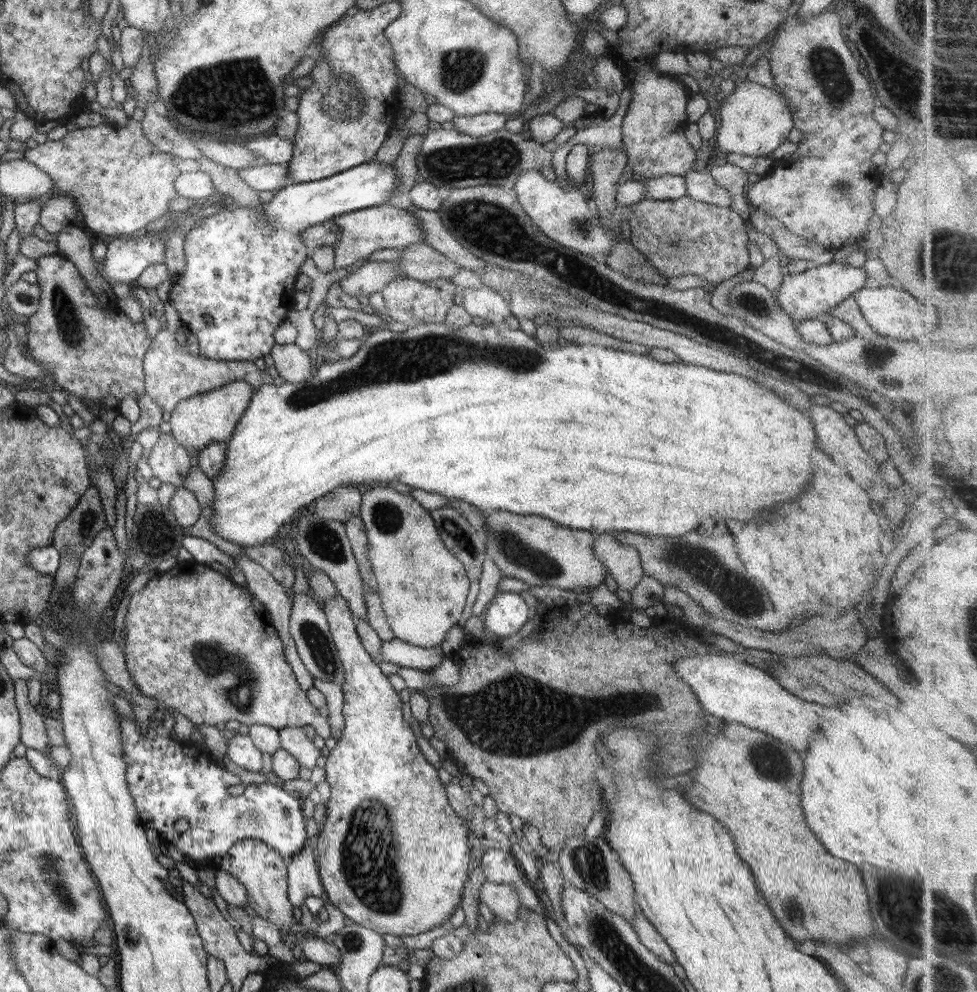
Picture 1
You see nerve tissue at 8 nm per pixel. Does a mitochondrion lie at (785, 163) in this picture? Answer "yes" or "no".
no

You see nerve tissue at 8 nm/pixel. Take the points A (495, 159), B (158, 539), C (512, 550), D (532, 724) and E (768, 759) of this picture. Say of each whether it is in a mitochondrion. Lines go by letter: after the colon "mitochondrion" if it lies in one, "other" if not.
A: mitochondrion
B: mitochondrion
C: mitochondrion
D: mitochondrion
E: mitochondrion

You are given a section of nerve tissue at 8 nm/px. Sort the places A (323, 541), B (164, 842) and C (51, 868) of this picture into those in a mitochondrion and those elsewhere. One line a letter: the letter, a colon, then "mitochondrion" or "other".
A: mitochondrion
B: other
C: mitochondrion

